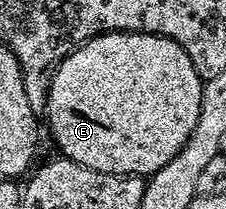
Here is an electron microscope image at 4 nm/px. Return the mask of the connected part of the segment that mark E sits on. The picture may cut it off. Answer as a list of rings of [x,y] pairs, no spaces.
[[[107,31],[105,35],[98,35],[95,39],[87,39],[85,43],[77,46],[71,51],[70,56],[66,58],[56,69],[52,77],[50,92],[46,98],[45,122],[50,122],[50,135],[54,138],[54,143],[59,147],[61,154],[65,158],[72,160],[73,163],[84,165],[93,171],[100,173],[112,173],[113,175],[141,175],[149,177],[155,175],[176,153],[182,151],[182,147],[188,141],[192,129],[196,129],[196,121],[200,117],[202,108],[202,89],[204,81],[196,73],[188,53],[163,35],[150,35],[146,31]]]

